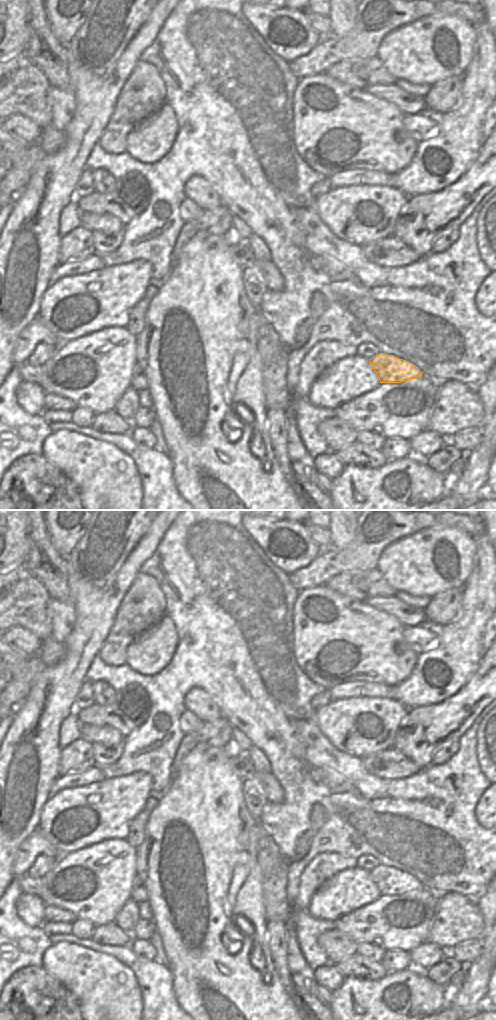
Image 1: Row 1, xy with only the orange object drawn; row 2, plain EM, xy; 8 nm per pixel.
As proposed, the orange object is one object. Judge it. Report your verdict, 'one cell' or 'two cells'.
one cell

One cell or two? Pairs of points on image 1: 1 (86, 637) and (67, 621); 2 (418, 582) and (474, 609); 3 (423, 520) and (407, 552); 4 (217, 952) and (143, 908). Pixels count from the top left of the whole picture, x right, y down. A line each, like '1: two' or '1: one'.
1: two
2: two
3: two
4: two

